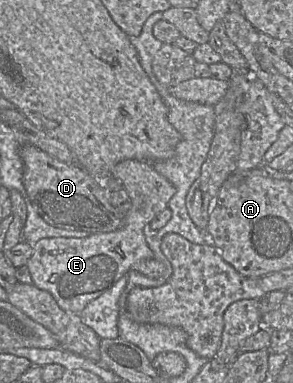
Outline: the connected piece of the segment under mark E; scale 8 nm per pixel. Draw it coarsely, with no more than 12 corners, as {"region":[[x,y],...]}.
{"region":[[147,161],[109,175],[131,200],[122,225],[83,238],[42,238],[32,283],[80,314],[130,270],[164,265],[145,227],[175,186]]}

